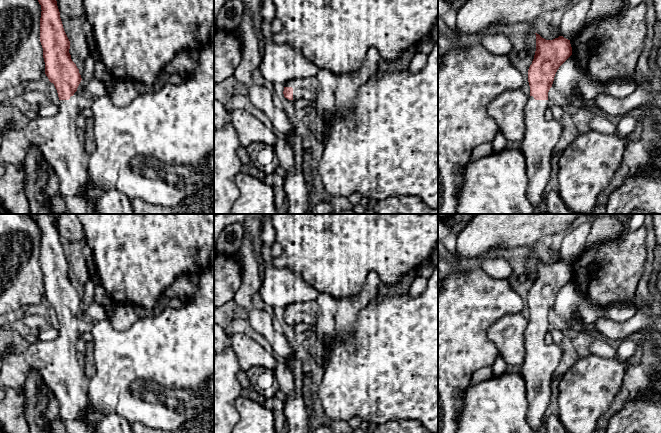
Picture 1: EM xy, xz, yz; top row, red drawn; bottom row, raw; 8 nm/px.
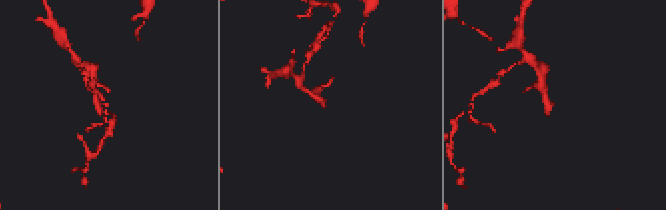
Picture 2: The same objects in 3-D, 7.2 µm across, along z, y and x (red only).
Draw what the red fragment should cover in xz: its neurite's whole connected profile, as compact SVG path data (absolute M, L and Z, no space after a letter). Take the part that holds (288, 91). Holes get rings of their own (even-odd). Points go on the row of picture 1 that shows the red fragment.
M316 77L293 78L285 83L284 97L289 100L308 99L314 101L320 89Z

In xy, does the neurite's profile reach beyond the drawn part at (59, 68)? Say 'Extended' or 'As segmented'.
Extended

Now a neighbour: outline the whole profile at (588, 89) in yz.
M582 75L578 82L578 93L583 102L592 106L595 98L602 92L623 99L632 94L637 88L638 86L632 77L618 78L603 84L587 75Z

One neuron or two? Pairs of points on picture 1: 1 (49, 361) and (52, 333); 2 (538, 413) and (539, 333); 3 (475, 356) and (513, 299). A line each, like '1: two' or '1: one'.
1: two
2: one
3: one

